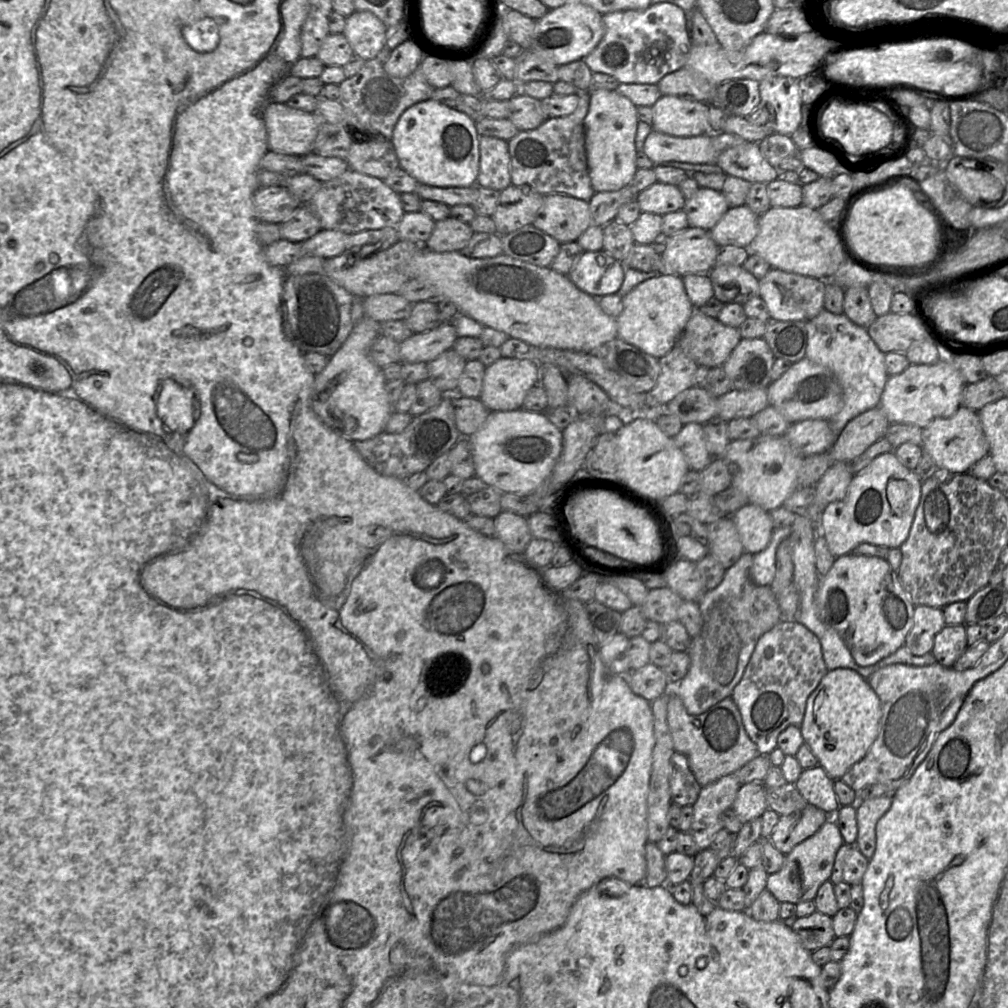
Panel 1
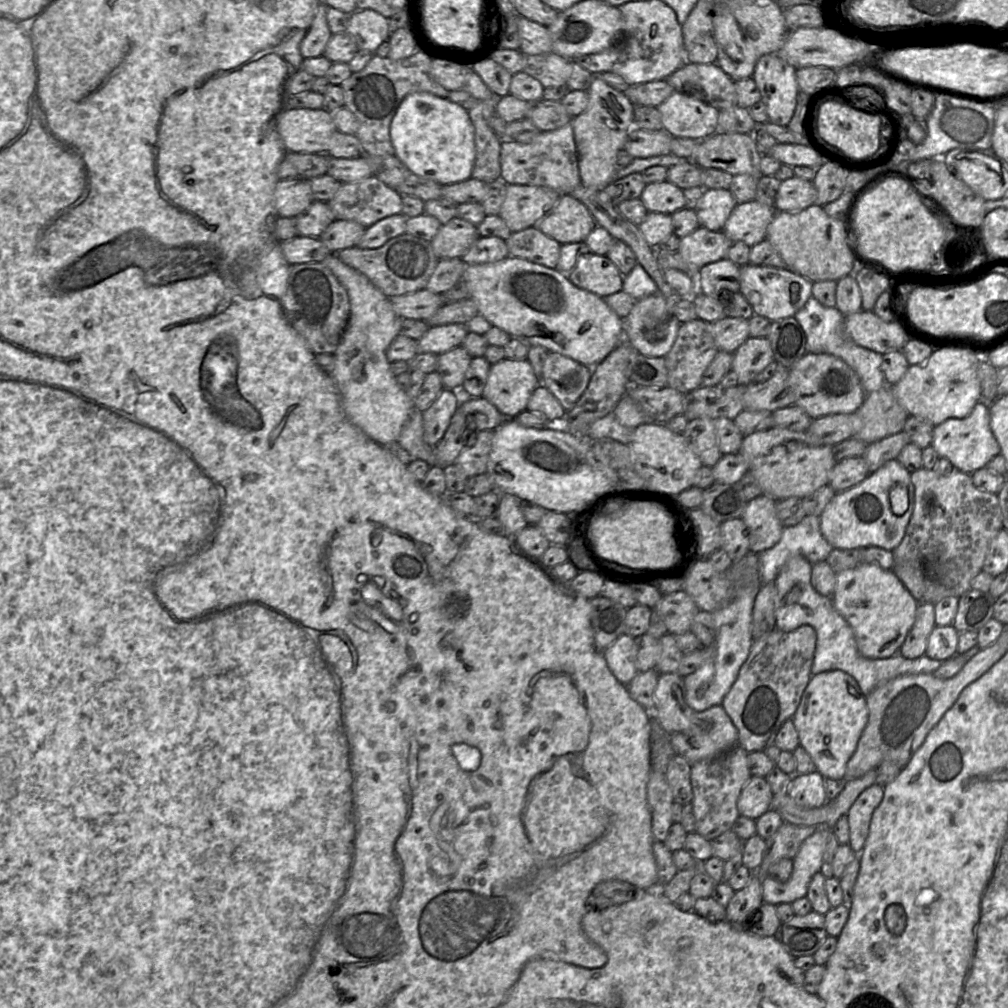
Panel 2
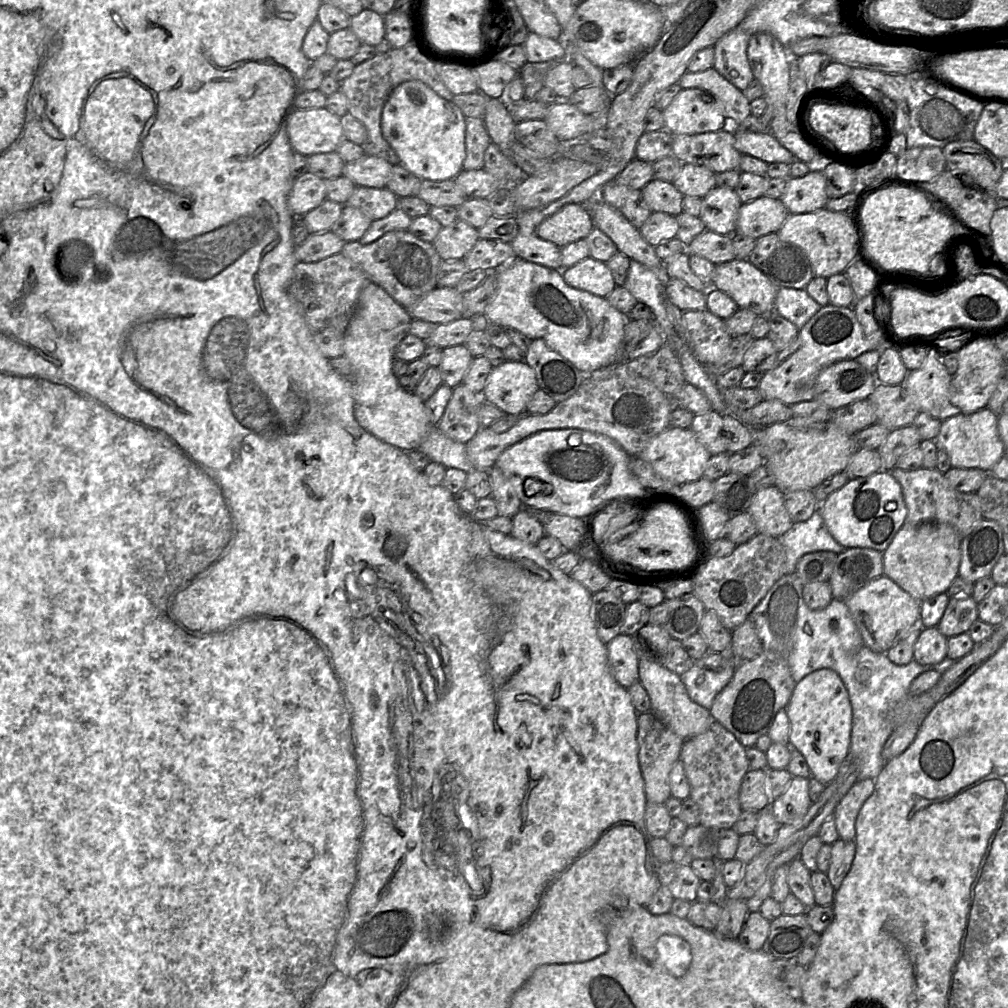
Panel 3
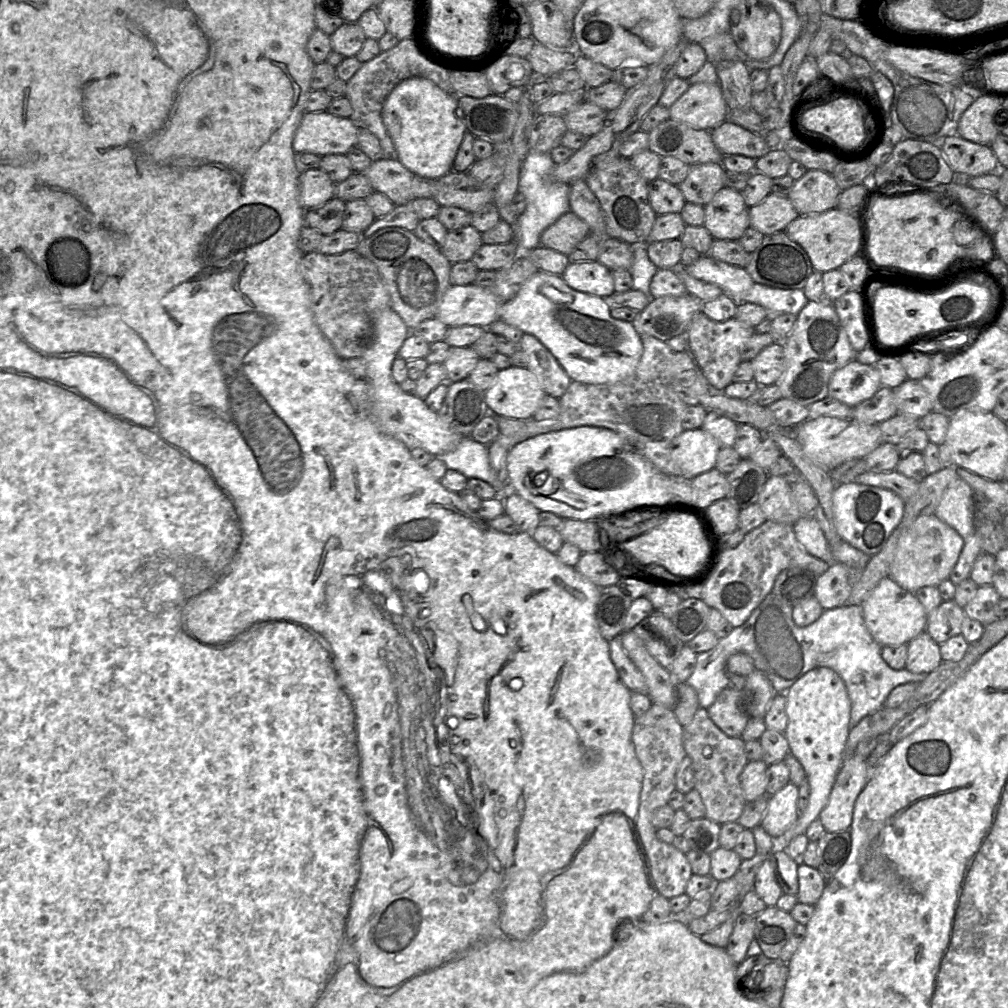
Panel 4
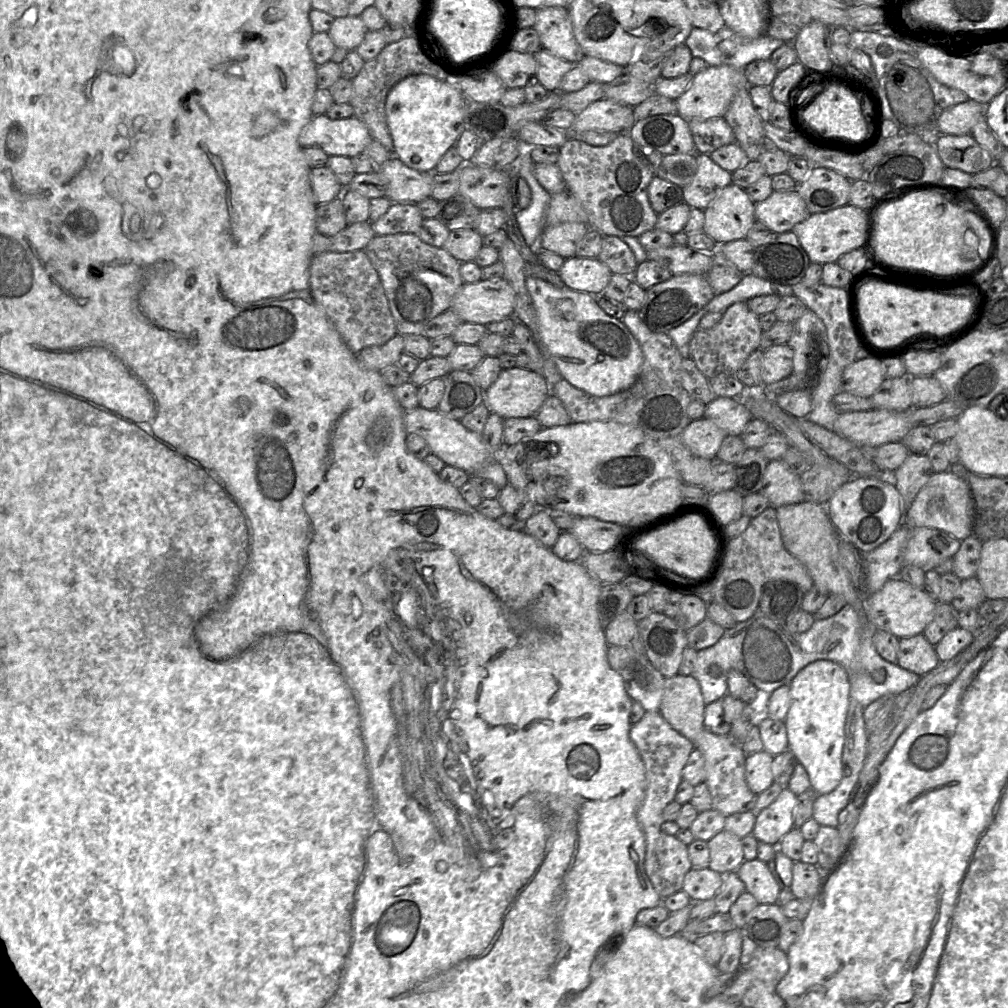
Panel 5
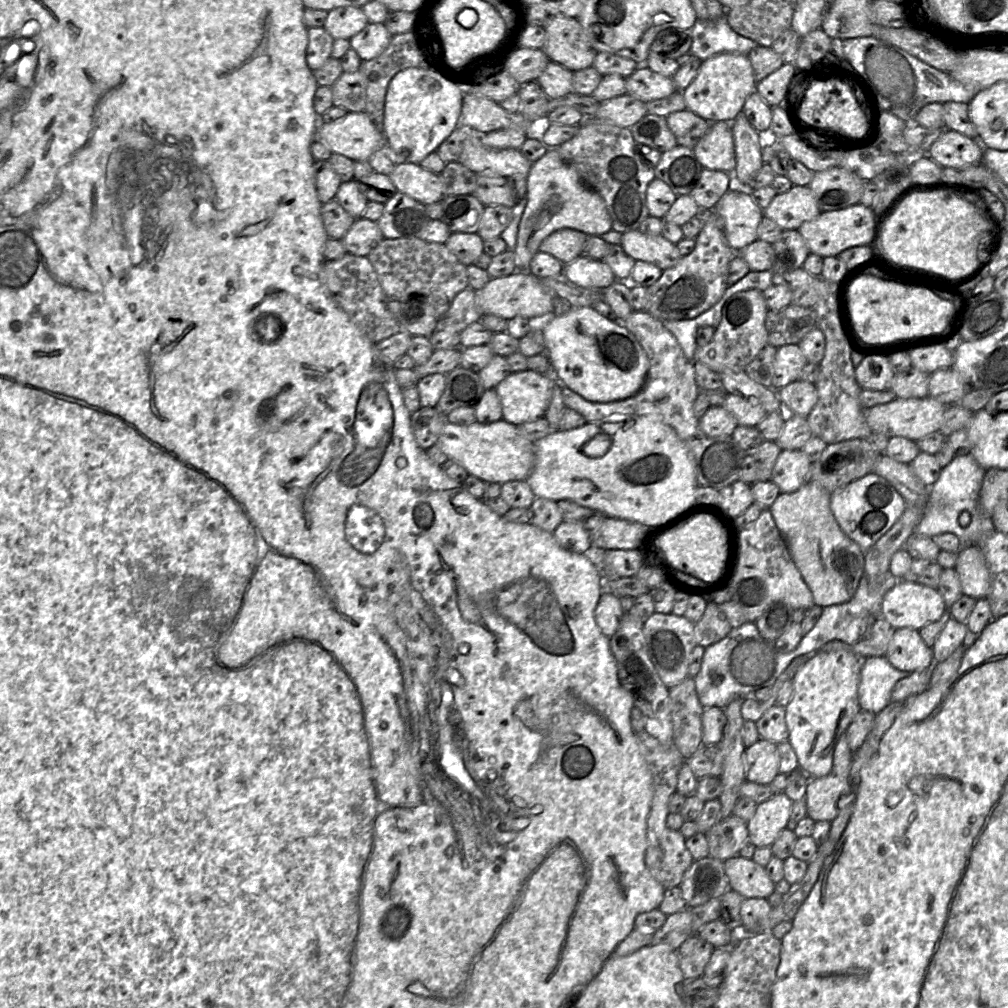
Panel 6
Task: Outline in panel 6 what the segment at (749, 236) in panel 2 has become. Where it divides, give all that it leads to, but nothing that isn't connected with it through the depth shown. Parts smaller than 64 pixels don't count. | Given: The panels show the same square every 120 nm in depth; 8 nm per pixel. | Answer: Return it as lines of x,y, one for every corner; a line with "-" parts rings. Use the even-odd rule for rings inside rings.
793,185
784,193
777,193
763,210
784,230
798,229
804,222
815,219
820,209
808,185

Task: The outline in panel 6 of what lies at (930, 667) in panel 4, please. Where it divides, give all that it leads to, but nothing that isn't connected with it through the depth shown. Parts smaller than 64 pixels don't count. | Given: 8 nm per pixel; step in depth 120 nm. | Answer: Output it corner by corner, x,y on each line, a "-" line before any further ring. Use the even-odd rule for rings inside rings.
894,630
884,657
898,670
916,672
930,670
934,664
932,648
928,647
918,630

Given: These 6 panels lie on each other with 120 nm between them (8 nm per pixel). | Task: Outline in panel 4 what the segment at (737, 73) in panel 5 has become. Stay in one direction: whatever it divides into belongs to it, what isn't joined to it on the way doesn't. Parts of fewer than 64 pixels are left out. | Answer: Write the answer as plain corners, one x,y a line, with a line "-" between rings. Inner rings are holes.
719,83
690,84
686,92
669,107
669,112
671,119
702,130
712,130
728,119
728,107

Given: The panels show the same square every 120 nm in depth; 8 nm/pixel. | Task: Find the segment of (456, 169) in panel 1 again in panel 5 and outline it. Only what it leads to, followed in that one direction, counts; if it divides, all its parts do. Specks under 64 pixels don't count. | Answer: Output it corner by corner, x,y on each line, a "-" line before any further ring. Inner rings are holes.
411,75
392,87
386,97
386,121
393,140
393,154
408,167
433,173
441,157
454,147
464,127
464,95
454,83
443,82
430,75

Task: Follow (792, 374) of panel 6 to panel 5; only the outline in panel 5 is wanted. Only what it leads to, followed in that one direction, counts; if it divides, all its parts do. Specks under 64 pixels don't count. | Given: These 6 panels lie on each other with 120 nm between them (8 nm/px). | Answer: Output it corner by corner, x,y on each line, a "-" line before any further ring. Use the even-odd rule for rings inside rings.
787,344
776,345
764,351
762,365
763,385
779,382
793,373
793,350

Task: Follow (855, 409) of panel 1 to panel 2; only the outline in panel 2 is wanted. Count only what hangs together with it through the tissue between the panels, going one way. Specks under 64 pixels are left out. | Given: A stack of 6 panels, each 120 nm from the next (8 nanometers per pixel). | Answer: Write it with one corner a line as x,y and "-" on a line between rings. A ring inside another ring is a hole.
811,296
794,317
804,331
808,353
830,354
843,360
858,375
866,395
886,385
881,371
882,354
861,347
853,341
845,328
845,316
838,309
823,306

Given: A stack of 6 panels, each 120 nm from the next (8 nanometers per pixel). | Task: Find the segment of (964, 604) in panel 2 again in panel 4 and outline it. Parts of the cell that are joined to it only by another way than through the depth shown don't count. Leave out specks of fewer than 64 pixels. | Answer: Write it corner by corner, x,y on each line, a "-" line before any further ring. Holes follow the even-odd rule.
954,600
942,601
928,615
926,631
938,644
943,644
952,636
961,634
962,622
966,618
963,607

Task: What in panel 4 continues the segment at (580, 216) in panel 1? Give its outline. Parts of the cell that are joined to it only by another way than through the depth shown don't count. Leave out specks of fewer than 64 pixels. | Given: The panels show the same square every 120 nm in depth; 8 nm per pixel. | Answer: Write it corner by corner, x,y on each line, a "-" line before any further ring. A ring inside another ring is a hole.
569,210
542,232
540,245
569,256
590,233
589,226

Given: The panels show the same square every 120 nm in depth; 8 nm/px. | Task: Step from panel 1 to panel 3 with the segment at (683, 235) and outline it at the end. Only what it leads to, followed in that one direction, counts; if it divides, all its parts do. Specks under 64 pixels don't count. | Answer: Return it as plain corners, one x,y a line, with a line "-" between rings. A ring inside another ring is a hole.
706,229
686,247
689,255
698,255
714,264
735,259
731,235
722,235

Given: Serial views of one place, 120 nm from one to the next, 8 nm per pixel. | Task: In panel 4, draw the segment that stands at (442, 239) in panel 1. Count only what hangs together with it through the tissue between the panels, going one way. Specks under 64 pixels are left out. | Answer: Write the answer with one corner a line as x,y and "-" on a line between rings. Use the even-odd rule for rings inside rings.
471,225
450,230
446,234
441,251
452,264
469,261
483,245
481,236
482,234

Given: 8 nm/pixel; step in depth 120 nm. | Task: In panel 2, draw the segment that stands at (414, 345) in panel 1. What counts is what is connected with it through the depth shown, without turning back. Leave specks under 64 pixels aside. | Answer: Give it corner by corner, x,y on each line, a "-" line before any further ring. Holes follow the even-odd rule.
453,323
431,326
418,341
418,353
440,355
461,346
468,333
466,324

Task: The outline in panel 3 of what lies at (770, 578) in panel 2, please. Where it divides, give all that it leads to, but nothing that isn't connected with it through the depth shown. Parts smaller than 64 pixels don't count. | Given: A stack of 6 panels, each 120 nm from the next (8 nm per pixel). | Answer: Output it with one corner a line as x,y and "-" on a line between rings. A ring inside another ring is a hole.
818,509
808,520
794,522
778,539
785,550
783,575
793,574
798,561
805,554
817,551
839,554
845,549
830,534

